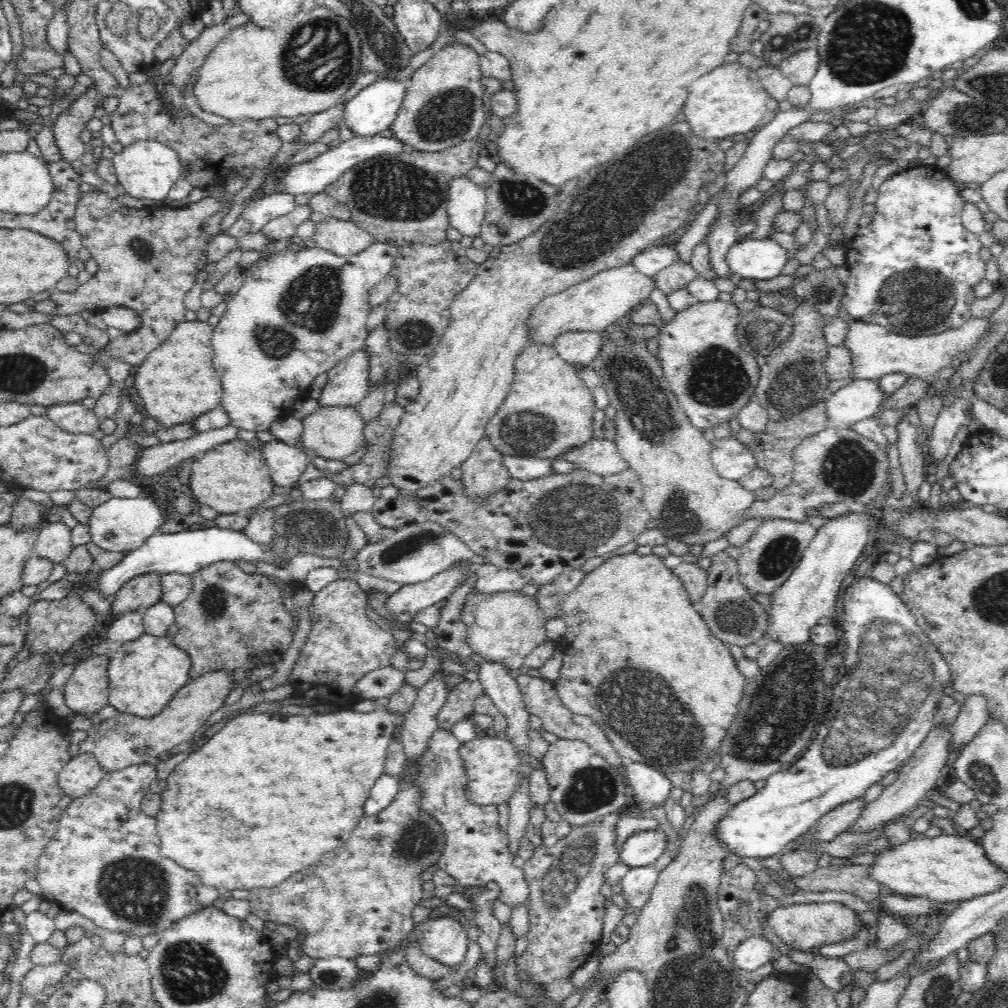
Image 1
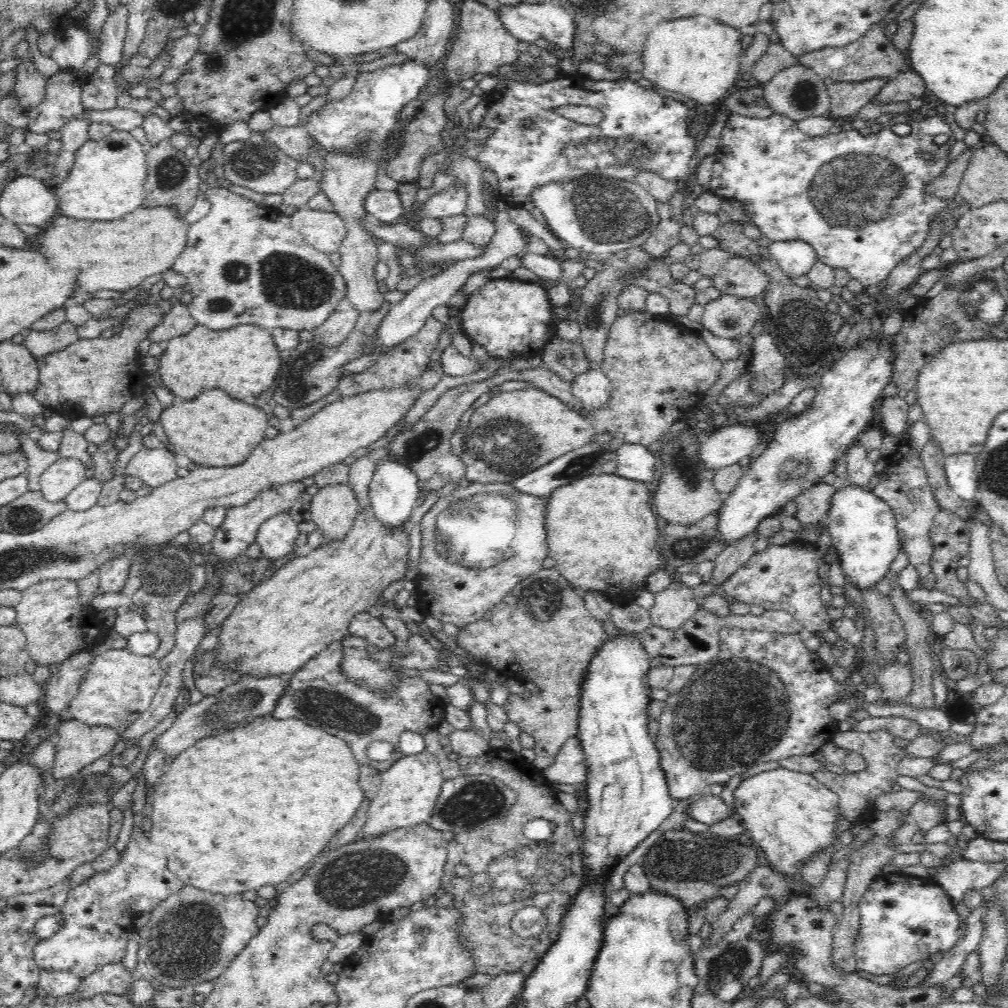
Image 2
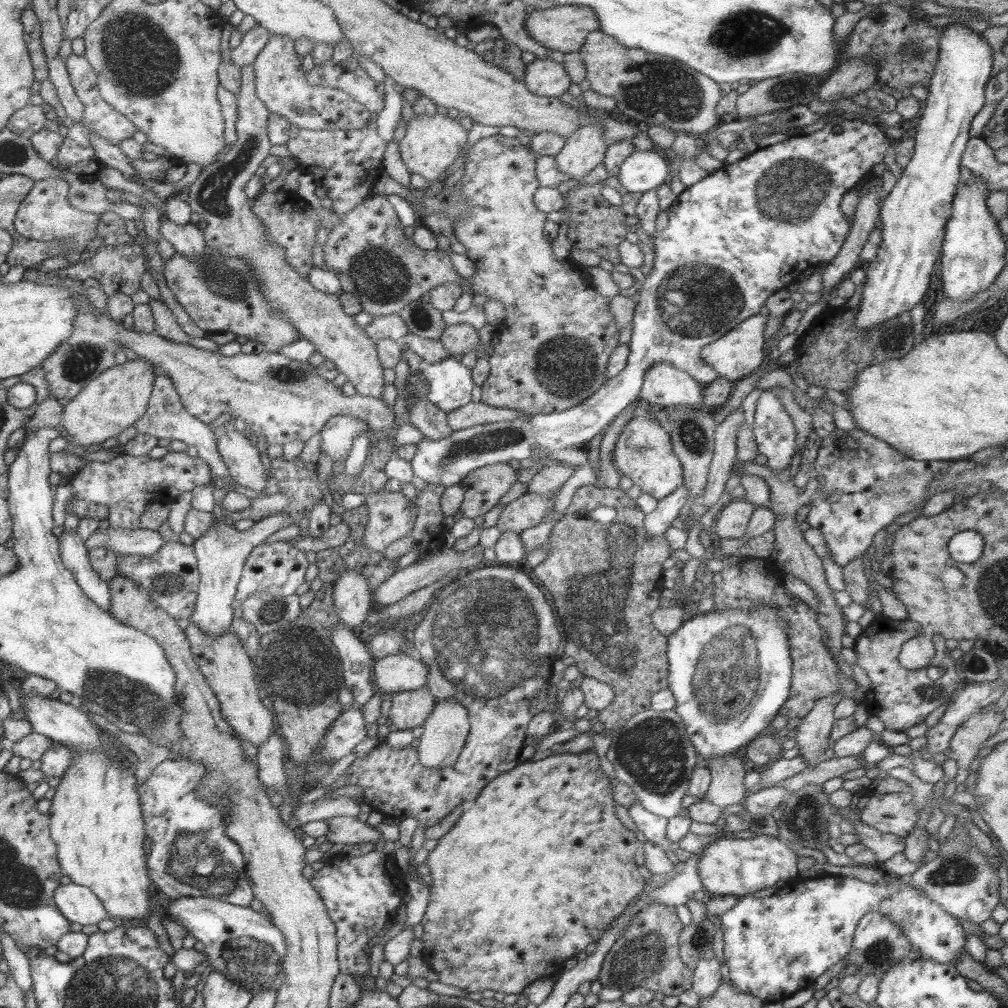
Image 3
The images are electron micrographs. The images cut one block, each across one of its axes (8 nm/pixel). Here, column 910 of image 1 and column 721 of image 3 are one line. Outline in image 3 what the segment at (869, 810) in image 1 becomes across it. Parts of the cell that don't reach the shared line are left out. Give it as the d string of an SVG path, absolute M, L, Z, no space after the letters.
M728 754L703 764L711 773L711 783L704 800L719 806L722 811L726 806L743 804L748 792L744 787L744 775L747 772L742 761L741 754Z

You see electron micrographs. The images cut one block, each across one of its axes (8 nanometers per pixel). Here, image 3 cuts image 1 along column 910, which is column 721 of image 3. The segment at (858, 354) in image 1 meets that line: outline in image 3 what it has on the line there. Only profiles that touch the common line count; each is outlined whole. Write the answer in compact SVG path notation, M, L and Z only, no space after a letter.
M760 314L745 318L726 335L704 346L701 351L702 360L706 361L706 364L709 364L720 377L733 382L757 372L765 358L764 329L767 322L767 317Z

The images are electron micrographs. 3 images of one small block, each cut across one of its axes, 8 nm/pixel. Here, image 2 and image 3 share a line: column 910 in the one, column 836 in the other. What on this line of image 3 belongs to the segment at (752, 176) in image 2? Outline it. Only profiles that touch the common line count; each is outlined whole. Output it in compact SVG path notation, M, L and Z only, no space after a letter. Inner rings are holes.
M835 113L830 118L825 120L819 126L814 127L806 131L804 135L795 134L793 137L789 137L787 140L772 144L766 147L755 147L752 151L749 151L745 157L742 157L735 163L725 164L722 168L713 171L710 174L703 174L703 177L696 181L692 186L683 187L677 189L677 201L675 204L671 204L668 212L668 228L660 230L660 232L654 233L654 240L651 240L655 252L655 260L653 263L652 271L646 275L646 280L642 284L637 286L635 296L637 298L635 313L633 314L632 322L632 340L629 342L630 352L627 358L626 366L616 376L609 378L591 397L586 398L584 402L570 407L568 410L558 411L552 414L533 414L527 416L527 418L517 418L510 422L500 421L491 422L481 425L476 425L464 430L453 431L448 437L441 438L440 440L428 440L422 439L416 445L416 452L409 462L413 469L413 474L422 478L422 480L430 486L442 486L442 488L448 488L450 486L458 486L464 477L470 472L475 471L477 468L488 466L496 463L508 463L510 460L524 460L524 458L531 457L531 450L533 444L538 444L540 448L545 448L547 452L553 450L562 450L562 448L571 447L584 447L587 443L605 430L614 420L616 416L626 408L630 406L632 402L635 402L640 397L641 386L644 382L644 375L650 367L653 367L657 362L666 361L672 366L687 372L696 382L699 382L702 386L710 381L713 381L716 377L720 377L719 374L701 358L702 348L706 345L710 345L710 342L715 342L718 338L726 335L729 330L738 326L738 323L742 322L745 318L758 314L765 306L764 302L774 292L783 288L788 288L790 284L798 280L798 278L804 274L804 272L811 267L817 267L818 265L824 265L832 262L834 256L838 254L838 251L844 246L846 242L846 236L850 234L851 222L846 220L846 217L840 212L839 204L844 198L847 190L850 190L856 186L862 179L870 179L880 168L883 167L884 154L892 144L895 144L896 140L891 139L886 135L882 125L875 121L870 121L862 117L848 116L842 113ZM836 126L841 126L842 130L837 133L833 131Z

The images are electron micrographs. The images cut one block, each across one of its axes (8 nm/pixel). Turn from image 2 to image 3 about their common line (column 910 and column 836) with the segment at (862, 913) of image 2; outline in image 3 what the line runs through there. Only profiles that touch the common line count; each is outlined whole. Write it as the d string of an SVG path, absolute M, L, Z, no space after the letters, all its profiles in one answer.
M830 874L809 879L796 876L781 883L780 888L771 896L739 897L736 906L720 916L725 964L730 970L729 981L742 992L765 1002L782 1002L800 988L813 985L818 976L848 956L852 950L857 924L869 912L890 917L904 931L912 946L920 950L920 957L956 967L961 954L966 953L965 942L968 935L960 925L961 920L946 912L937 902L932 902L923 892L916 890L906 878L885 874L883 879L884 883L879 885L866 883L858 878Z

